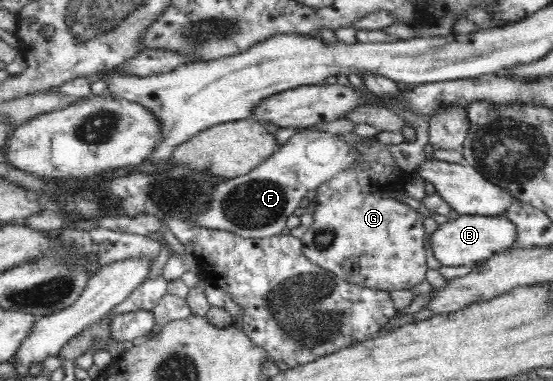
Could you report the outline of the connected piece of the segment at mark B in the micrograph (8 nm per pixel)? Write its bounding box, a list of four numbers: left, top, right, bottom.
[428,215,517,266]

